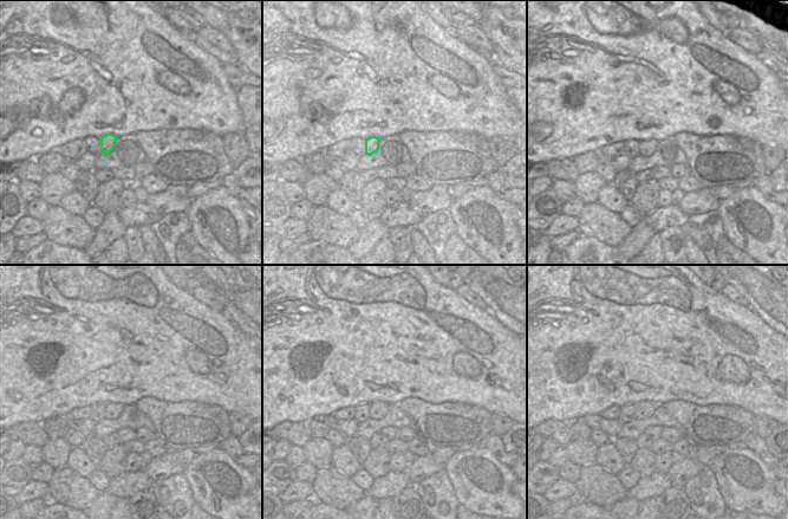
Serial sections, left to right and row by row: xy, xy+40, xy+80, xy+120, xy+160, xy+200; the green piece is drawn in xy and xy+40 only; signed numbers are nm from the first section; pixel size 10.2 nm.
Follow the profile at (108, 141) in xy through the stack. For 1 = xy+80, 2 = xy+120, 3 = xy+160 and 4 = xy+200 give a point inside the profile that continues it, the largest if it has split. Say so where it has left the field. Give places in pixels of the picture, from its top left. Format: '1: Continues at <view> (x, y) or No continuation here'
1: Continues at xy+80 (645, 148)
2: Continues at xy+120 (112, 410)
3: Continues at xy+160 (378, 410)
4: Continues at xy+200 (643, 410)

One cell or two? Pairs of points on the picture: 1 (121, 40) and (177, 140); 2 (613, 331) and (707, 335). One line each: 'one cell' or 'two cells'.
1: two cells
2: one cell

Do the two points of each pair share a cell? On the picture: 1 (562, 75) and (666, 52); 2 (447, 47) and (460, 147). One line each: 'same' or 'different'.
1: same
2: different

